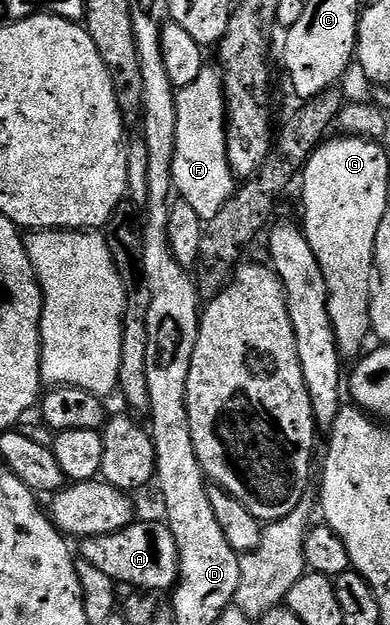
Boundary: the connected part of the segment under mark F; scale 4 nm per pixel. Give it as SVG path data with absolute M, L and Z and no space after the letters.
M205 64L193 83L176 93L177 135L172 161L172 183L177 195L207 222L220 212L236 191L236 177L229 166L224 80L221 71Z

